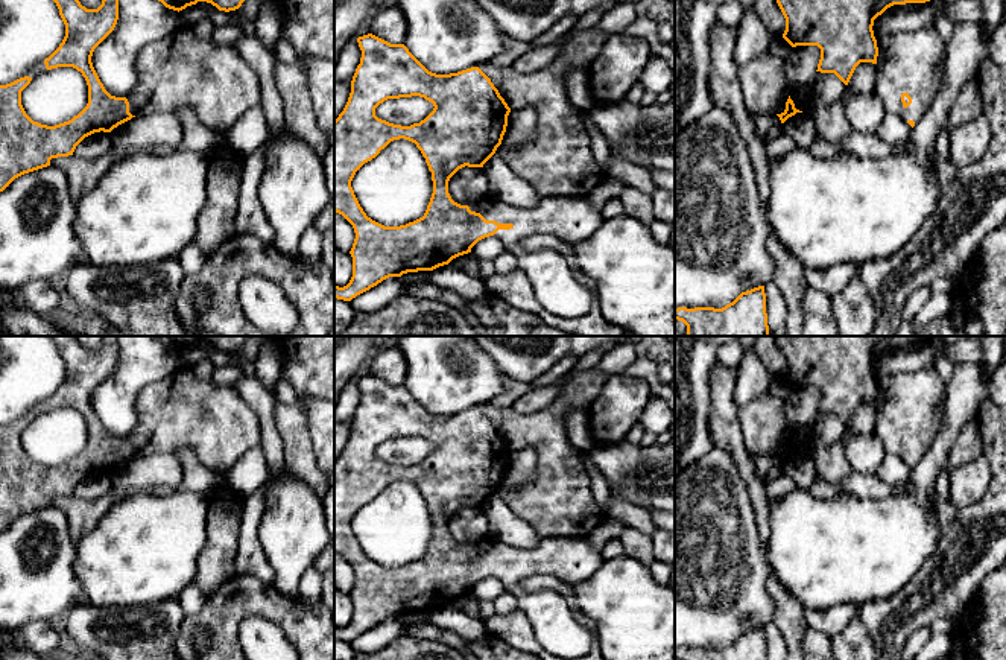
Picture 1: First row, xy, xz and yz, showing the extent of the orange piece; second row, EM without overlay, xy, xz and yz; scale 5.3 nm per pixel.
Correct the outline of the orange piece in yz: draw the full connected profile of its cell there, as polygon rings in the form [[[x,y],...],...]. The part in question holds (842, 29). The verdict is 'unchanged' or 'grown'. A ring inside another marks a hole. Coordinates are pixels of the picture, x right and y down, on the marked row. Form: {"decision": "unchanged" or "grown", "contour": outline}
{"decision": "grown", "contour": [[[777,0],[784,18],[783,38],[792,46],[818,46],[821,73],[834,73],[848,85],[860,62],[877,65],[875,94],[887,114],[900,116],[912,128],[938,97],[947,64],[947,44],[935,26],[891,36],[874,36],[874,20],[894,5],[930,0]]]}

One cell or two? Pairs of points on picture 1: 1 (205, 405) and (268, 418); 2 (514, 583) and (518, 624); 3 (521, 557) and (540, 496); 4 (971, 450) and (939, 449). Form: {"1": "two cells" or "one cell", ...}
{"1": "two cells", "2": "two cells", "3": "two cells", "4": "two cells"}

